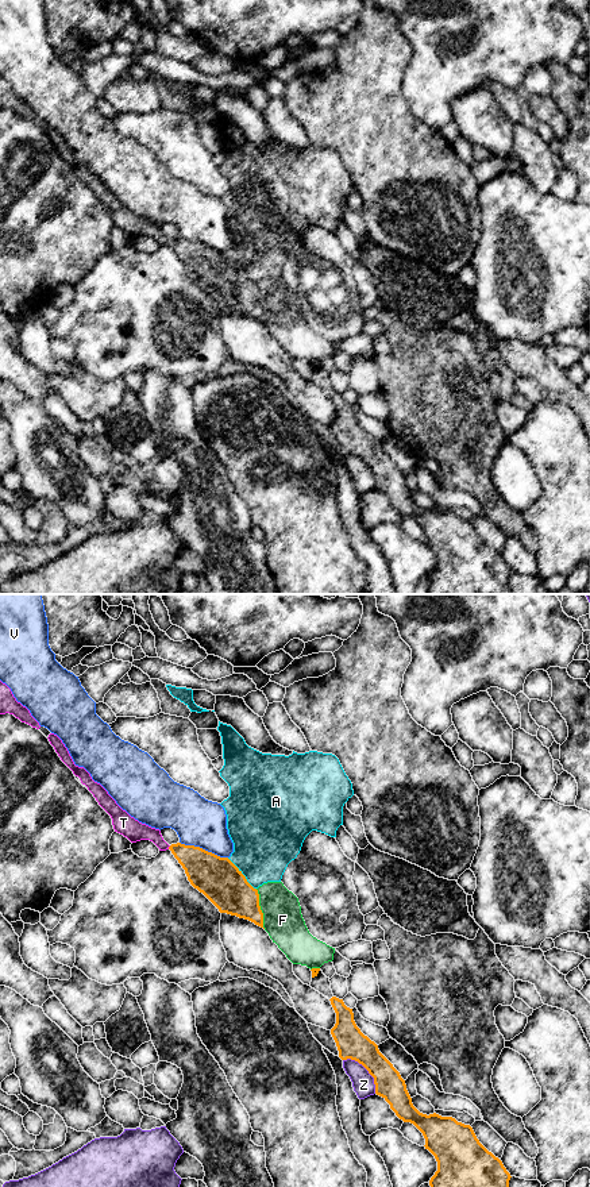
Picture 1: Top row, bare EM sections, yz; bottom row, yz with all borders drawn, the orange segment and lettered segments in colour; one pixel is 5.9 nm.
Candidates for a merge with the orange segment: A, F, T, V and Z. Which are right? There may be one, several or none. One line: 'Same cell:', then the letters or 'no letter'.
Same cell: T

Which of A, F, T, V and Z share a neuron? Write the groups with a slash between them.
A / F / T / V / Z

